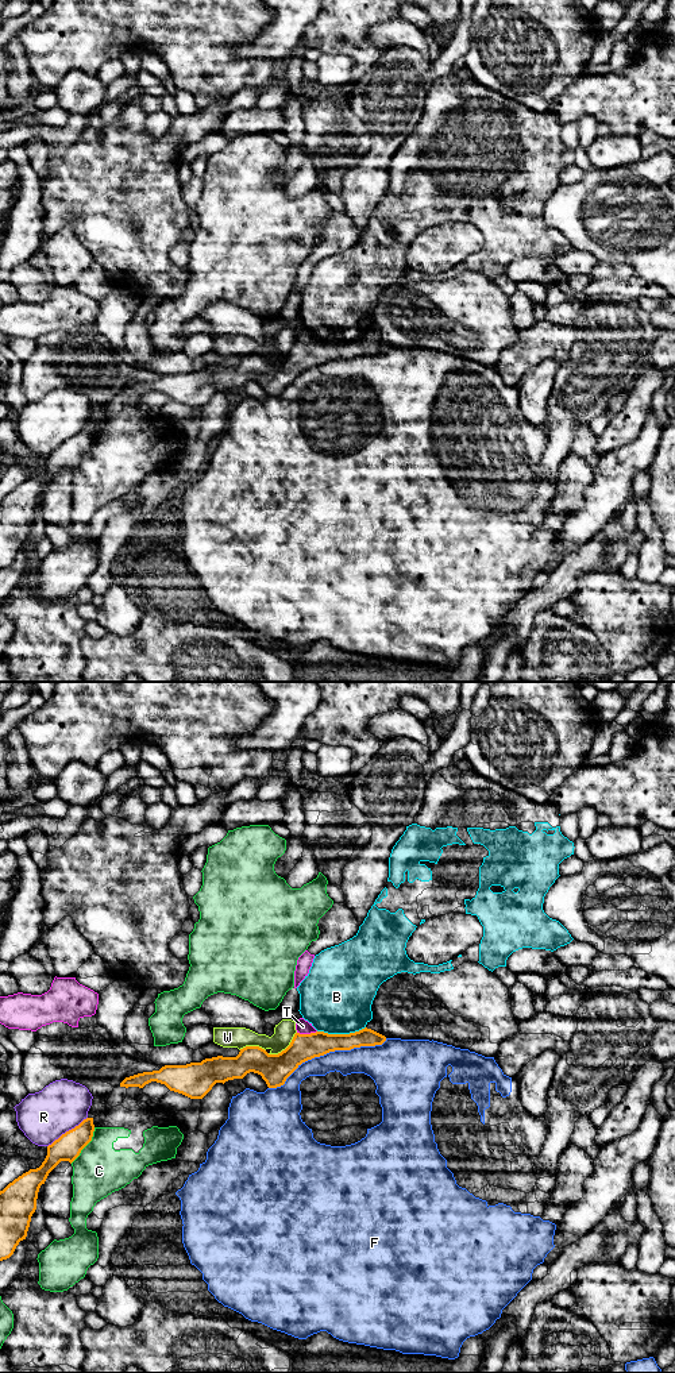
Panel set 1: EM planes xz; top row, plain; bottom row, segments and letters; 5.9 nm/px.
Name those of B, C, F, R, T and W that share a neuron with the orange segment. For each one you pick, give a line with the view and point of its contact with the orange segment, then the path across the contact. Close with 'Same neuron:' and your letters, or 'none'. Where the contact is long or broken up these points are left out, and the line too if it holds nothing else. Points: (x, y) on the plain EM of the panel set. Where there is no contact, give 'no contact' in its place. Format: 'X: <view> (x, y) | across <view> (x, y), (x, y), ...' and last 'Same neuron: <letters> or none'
Same neuron: none

